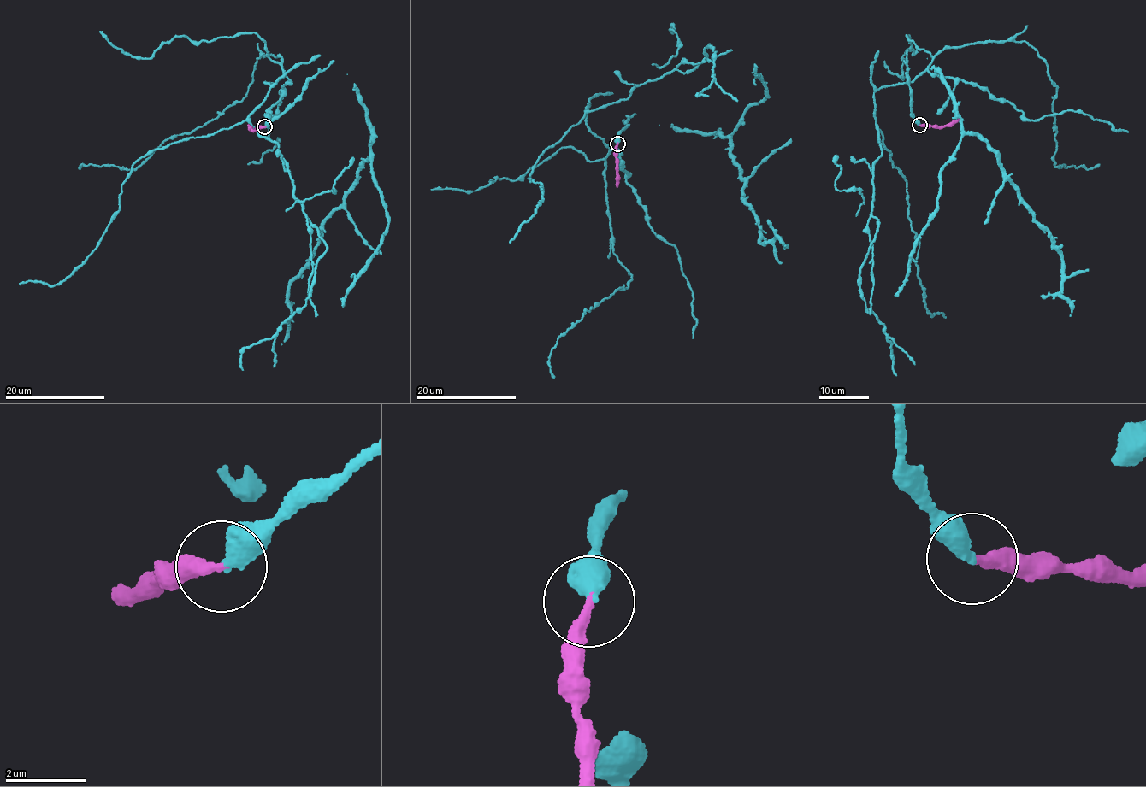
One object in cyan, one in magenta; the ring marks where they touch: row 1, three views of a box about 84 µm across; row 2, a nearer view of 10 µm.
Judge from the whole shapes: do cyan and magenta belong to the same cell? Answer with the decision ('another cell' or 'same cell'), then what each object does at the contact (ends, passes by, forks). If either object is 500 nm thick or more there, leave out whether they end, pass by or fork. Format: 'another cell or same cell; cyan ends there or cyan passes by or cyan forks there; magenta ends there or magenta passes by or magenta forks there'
same cell; cyan ends there; magenta ends there

